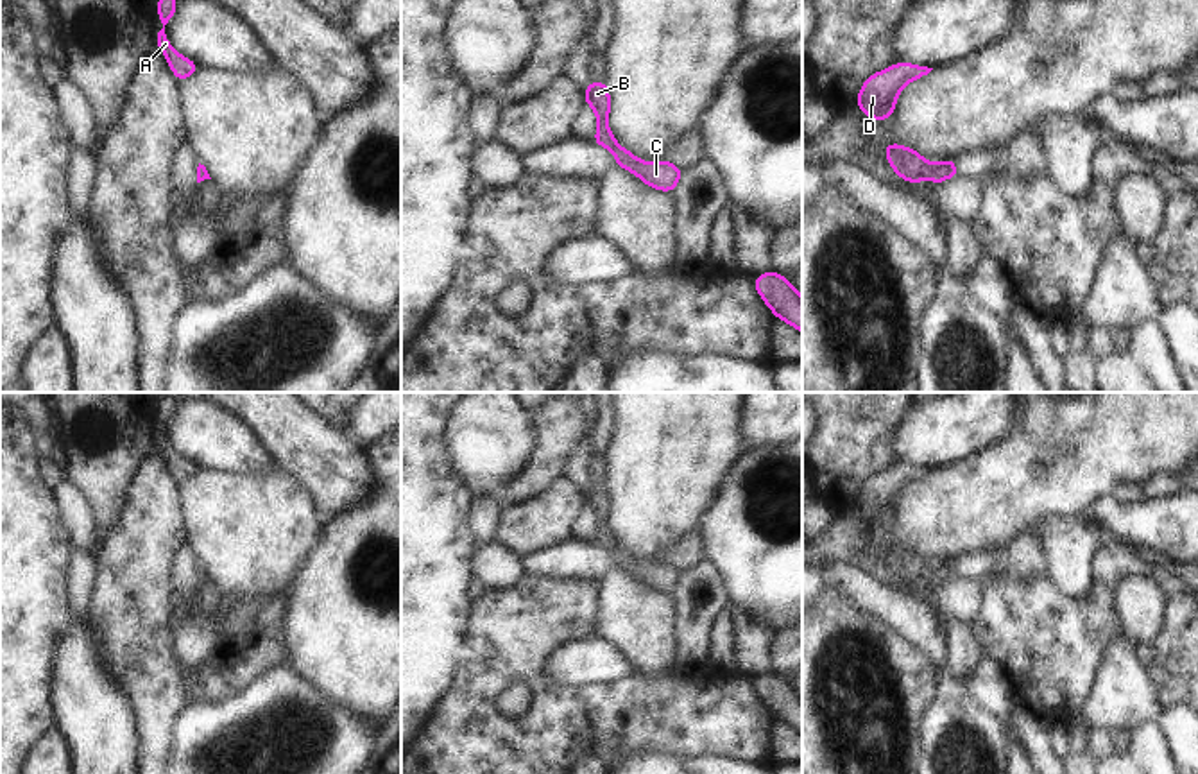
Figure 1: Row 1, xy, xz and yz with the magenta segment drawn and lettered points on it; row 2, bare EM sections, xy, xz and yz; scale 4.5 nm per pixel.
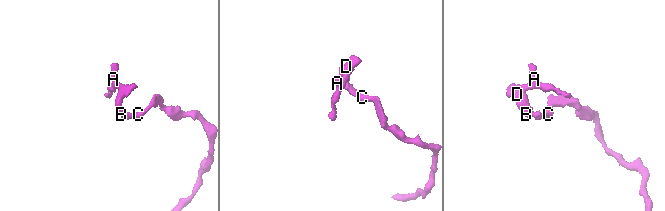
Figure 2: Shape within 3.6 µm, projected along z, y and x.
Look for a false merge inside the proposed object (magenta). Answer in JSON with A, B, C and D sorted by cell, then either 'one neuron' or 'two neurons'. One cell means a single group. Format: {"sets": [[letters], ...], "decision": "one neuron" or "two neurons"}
{"sets": [["A", "B", "C", "D"]], "decision": "one neuron"}

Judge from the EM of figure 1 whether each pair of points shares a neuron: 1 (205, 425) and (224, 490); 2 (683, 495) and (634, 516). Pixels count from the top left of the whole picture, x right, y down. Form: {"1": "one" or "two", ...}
{"1": "two", "2": "one"}

